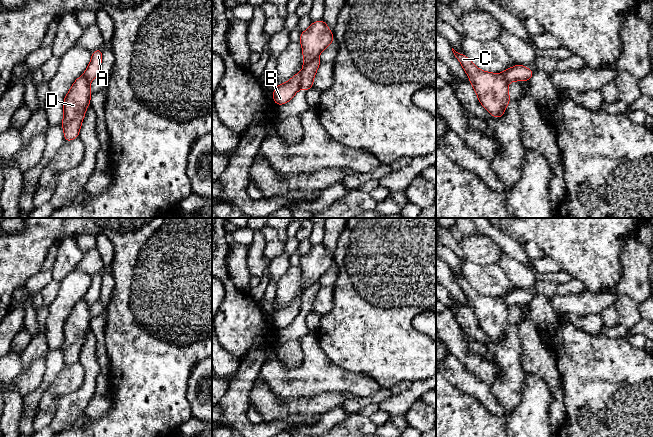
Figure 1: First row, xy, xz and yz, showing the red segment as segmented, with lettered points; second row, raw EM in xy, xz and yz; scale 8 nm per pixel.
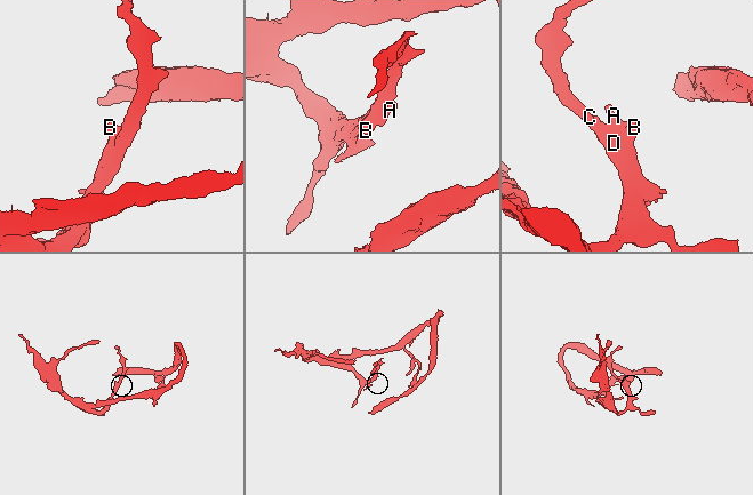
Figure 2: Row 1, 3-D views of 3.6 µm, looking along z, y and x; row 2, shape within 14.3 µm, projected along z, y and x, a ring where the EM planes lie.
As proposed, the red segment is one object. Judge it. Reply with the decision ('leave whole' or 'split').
split

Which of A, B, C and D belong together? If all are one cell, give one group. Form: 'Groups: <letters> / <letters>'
Groups: A / B C D

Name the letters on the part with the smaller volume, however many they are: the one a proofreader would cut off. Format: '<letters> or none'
A

